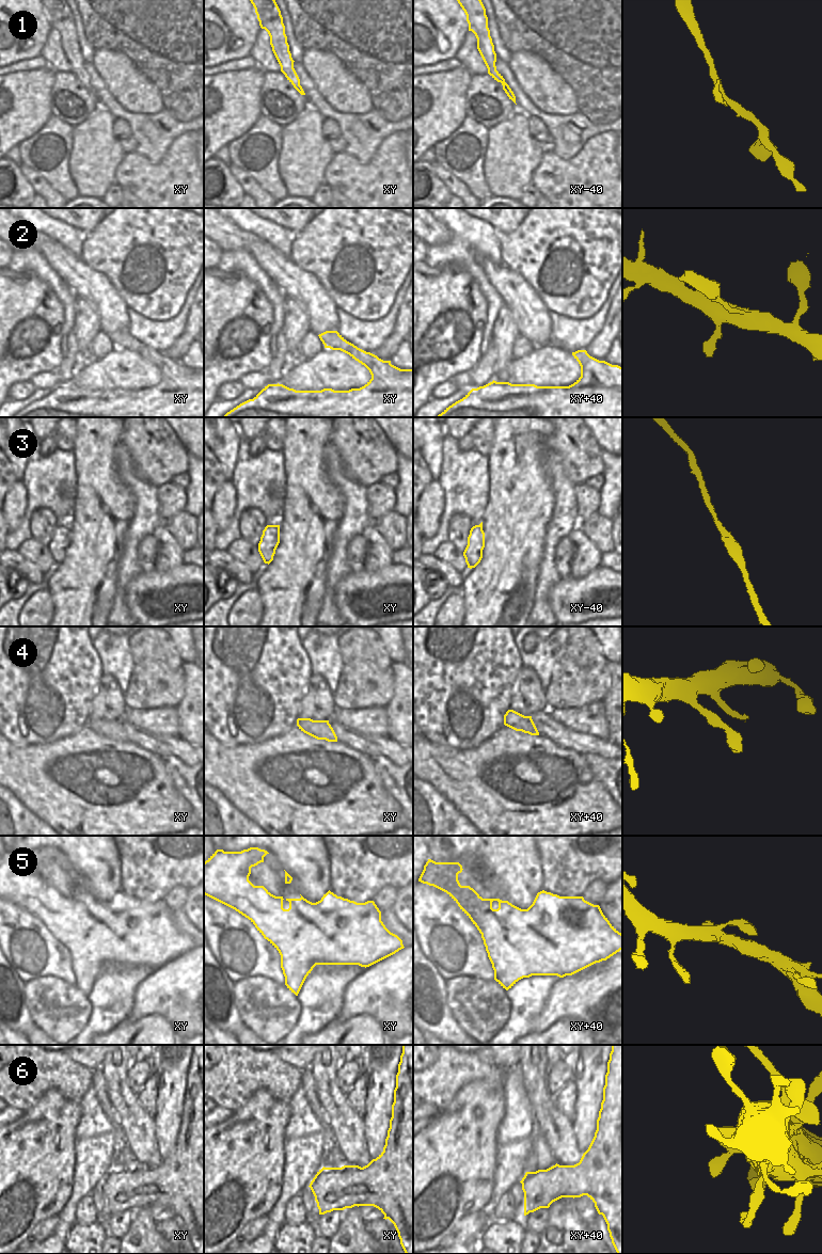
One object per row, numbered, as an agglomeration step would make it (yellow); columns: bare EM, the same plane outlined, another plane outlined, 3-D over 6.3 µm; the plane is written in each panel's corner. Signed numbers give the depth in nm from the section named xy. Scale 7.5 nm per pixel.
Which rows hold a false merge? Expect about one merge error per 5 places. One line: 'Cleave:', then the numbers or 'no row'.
Cleave: 1

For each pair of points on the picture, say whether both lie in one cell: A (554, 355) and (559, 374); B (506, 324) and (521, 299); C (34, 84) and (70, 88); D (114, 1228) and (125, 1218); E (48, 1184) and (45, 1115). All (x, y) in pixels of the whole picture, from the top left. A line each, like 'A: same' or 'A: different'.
A: same
B: different
C: different
D: same
E: same

